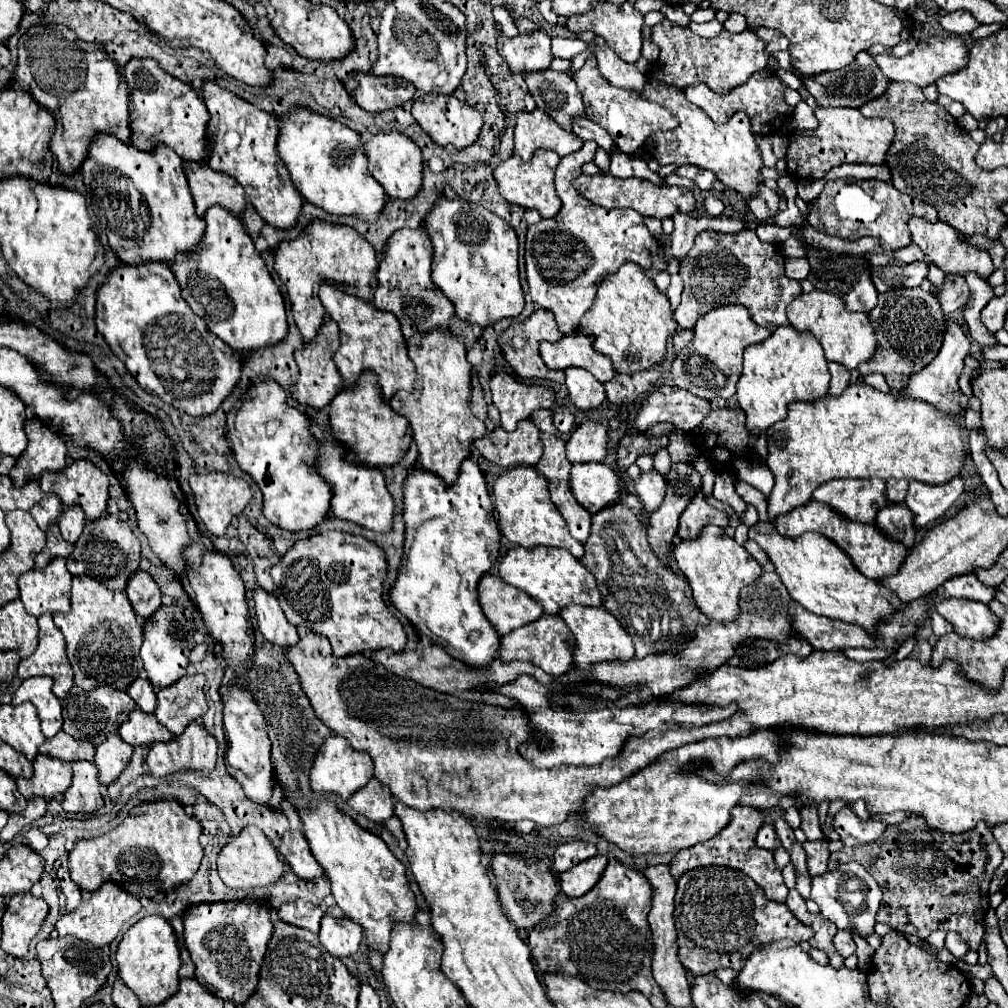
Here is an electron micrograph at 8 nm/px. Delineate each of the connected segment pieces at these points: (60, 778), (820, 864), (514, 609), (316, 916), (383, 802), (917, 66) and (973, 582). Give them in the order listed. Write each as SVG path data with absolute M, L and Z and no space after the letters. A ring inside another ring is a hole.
M38 753L34 759L34 775L30 779L18 777L16 785L18 791L30 797L44 797L44 799L60 799L62 793L70 787L72 781L72 765L66 761L58 761L54 757L46 757Z
M824 837L822 841L806 841L804 843L804 849L806 849L806 855L808 855L808 871L810 875L820 875L824 873L828 867L826 867L826 861L828 861L828 843L830 839Z
M486 573L478 583L478 599L484 615L500 635L510 633L516 627L534 623L542 617L540 605L524 591L506 585L498 575Z
M302 899L286 903L278 909L278 917L282 921L286 921L290 925L296 925L296 927L302 927L302 929L308 929L312 933L318 933L322 915L324 915L324 911L318 905L302 901Z
M370 779L362 789L358 789L358 793L352 793L348 803L376 823L394 815L394 797L390 797L390 789L386 789L378 779Z
M926 37L922 39L914 51L910 51L904 57L894 57L888 53L876 55L874 57L878 67L882 69L882 73L890 79L890 81L900 81L900 83L914 83L918 87L926 87L932 85L936 79L944 77L946 73L954 73L956 69L962 69L966 65L968 59L968 51L962 39L956 37Z
M974 573L968 575L960 575L956 579L950 579L946 583L942 583L938 589L938 599L950 599L950 597L960 597L960 599L972 599L972 601L980 601L980 603L990 603L996 599L998 587L990 587L990 585L982 585L982 581L978 581L978 577Z

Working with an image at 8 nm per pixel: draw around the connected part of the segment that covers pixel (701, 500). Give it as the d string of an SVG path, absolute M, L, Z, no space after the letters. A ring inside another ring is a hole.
M698 487L698 493L692 497L688 509L680 517L680 529L678 535L682 539L694 539L704 525L718 525L728 527L730 515L712 507L708 503L708 497L704 495L704 489Z

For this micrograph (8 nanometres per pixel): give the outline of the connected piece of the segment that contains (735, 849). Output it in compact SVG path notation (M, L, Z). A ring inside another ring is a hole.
M738 805L732 809L732 819L726 825L726 829L722 829L722 833L718 833L718 837L712 837L710 841L702 841L702 845L694 845L694 849L684 849L680 851L672 861L670 861L670 873L678 879L684 871L694 869L694 867L706 867L706 865L726 865L732 869L740 869L746 875L750 875L766 893L768 899L774 901L786 901L786 885L784 879L780 875L780 869L774 865L772 859L772 851L760 849L756 847L755 836L758 829L764 824L764 817L754 807L748 805Z

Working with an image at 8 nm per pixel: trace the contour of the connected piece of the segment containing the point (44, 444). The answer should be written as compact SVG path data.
M38 417L24 421L28 447L18 463L10 471L10 479L16 487L22 487L30 479L38 479L42 471L60 471L66 467L66 441L62 435L42 425Z

